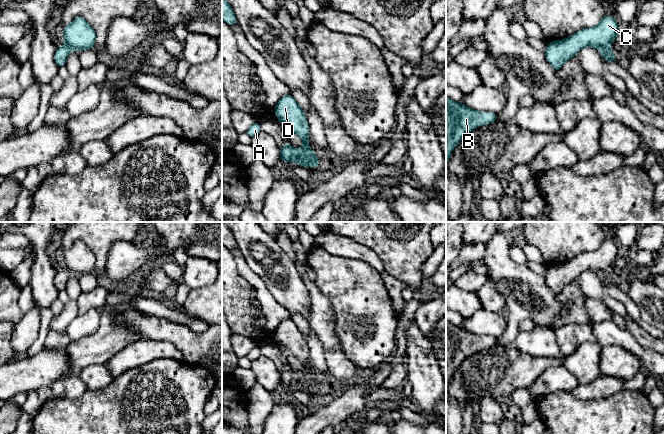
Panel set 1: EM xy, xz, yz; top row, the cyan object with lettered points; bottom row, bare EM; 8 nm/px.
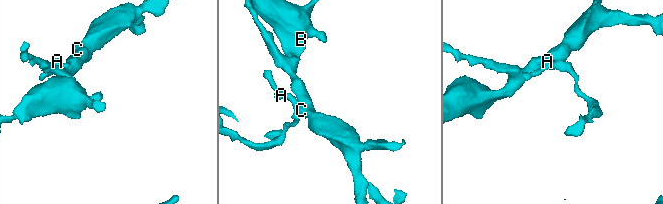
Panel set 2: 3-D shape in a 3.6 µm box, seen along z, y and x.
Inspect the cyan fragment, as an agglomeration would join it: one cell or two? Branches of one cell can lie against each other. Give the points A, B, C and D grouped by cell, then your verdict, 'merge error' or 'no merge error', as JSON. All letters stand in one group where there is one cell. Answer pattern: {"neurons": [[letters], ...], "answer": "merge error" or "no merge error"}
{"neurons": [["A"], ["B", "C", "D"]], "answer": "merge error"}

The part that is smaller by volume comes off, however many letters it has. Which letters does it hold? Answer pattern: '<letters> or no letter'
A

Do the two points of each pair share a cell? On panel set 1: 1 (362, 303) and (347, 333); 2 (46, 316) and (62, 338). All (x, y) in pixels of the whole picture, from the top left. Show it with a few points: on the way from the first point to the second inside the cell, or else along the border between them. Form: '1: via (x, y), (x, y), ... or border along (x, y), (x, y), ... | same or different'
1: via (362, 310), (362, 318), (354, 326) | same
2: border along (50, 329), (43, 348) | different

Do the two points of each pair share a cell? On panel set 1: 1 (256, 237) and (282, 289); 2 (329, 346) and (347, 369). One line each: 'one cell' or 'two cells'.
1: one cell
2: one cell

